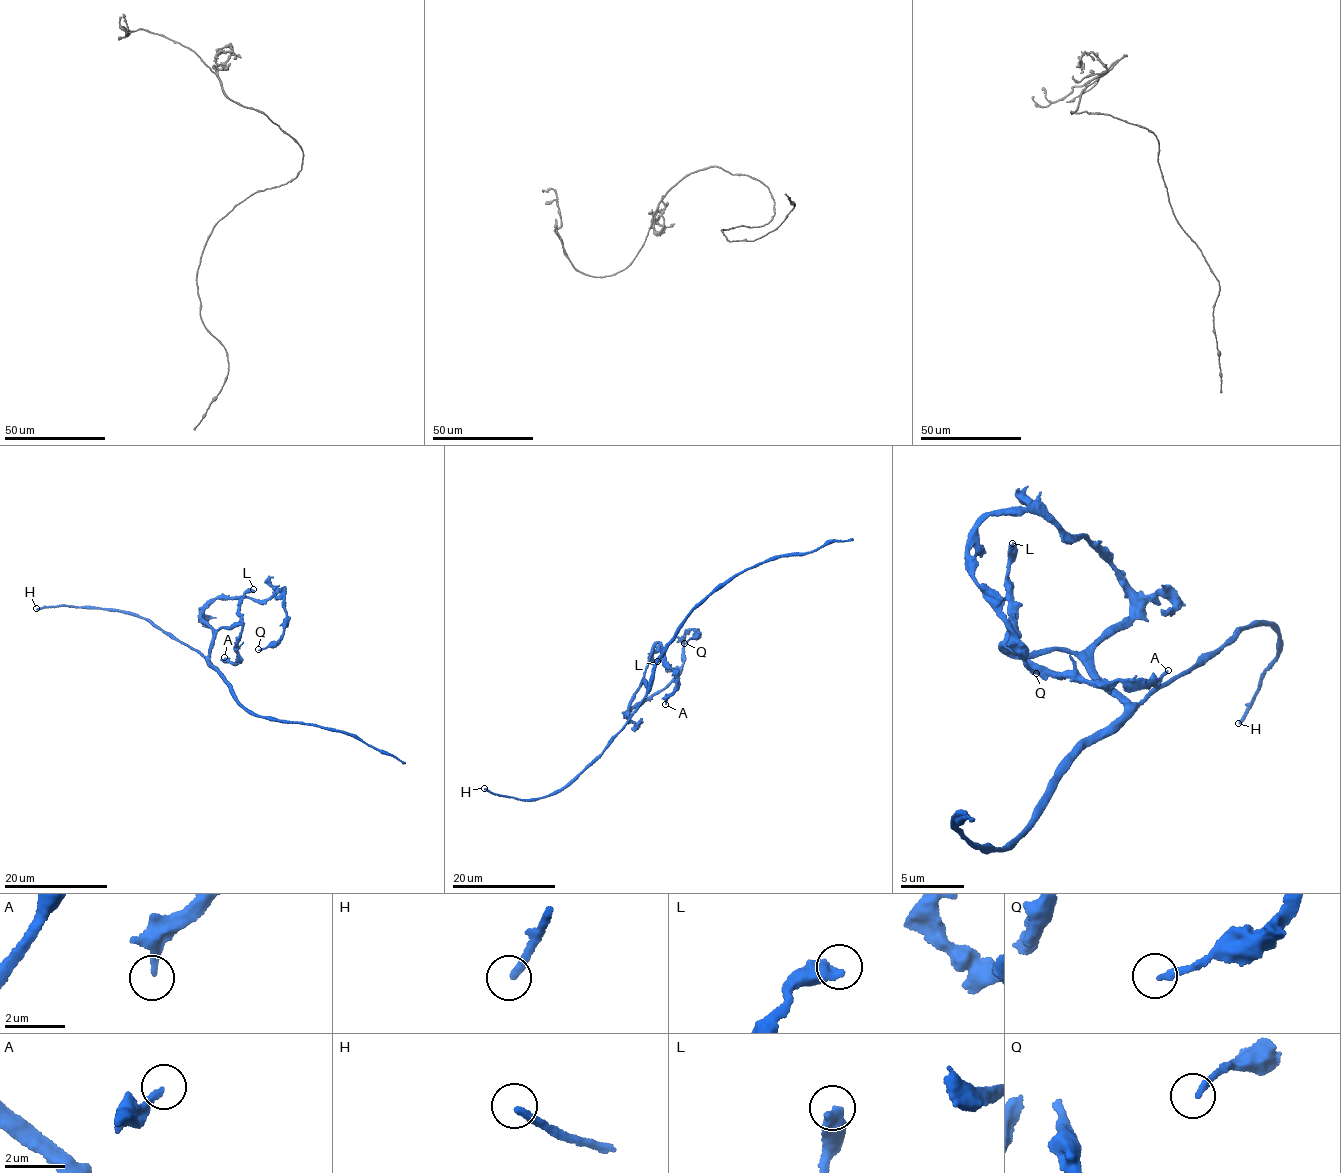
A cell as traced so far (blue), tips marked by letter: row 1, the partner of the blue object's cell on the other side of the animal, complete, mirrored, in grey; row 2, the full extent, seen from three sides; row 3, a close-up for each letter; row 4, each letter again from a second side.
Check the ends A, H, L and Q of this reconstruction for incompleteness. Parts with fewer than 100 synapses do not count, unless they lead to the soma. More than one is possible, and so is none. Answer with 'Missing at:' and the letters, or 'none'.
Missing at: H

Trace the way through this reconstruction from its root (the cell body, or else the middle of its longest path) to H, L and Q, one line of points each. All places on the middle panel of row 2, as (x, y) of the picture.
H: (652, 677), (645, 698), (626, 725), (563, 787), (543, 797), (525, 800), (490, 792), (484, 788)
L: (652, 677), (649, 687), (643, 678), (651, 648), (656, 644), (656, 650), (649, 658), (657, 661)
Q: (652, 677), (648, 688), (640, 685), (627, 713), (677, 676), (685, 634), (691, 628), (698, 631), (684, 643)

